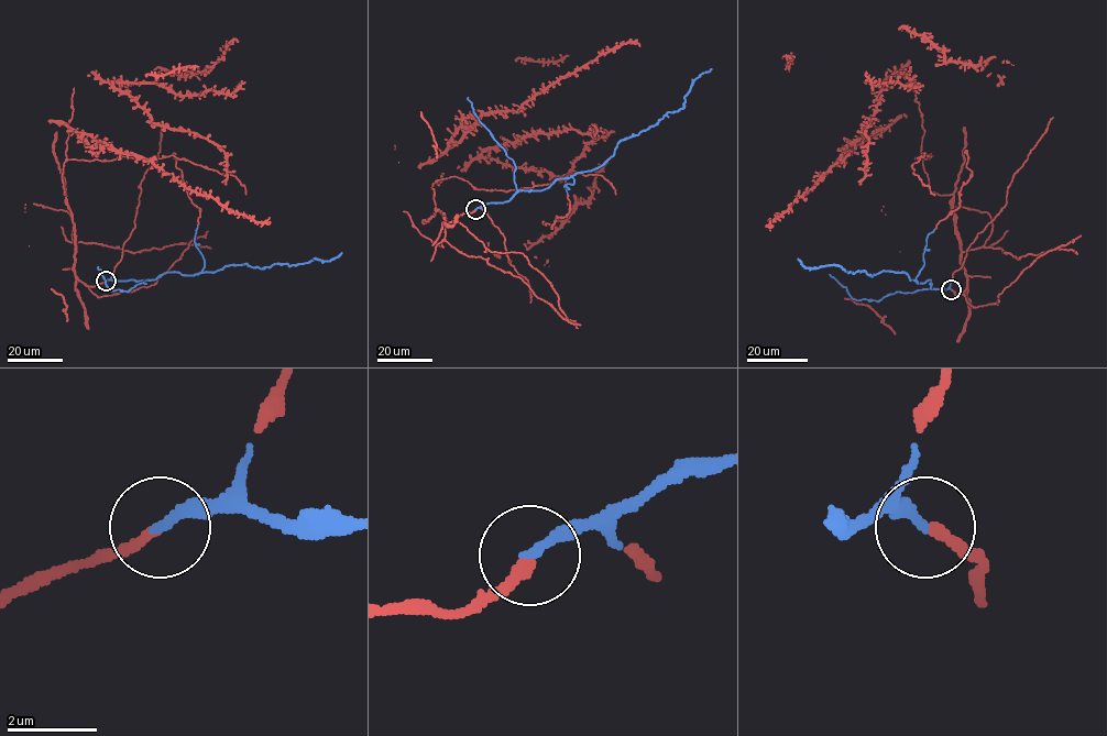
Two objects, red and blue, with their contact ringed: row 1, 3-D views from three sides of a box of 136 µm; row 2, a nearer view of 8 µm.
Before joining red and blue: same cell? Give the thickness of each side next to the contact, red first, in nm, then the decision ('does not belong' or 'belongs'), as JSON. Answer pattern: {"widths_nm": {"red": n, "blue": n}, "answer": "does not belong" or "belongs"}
{"widths_nm": {"red": 260, "blue": 240}, "answer": "belongs"}

